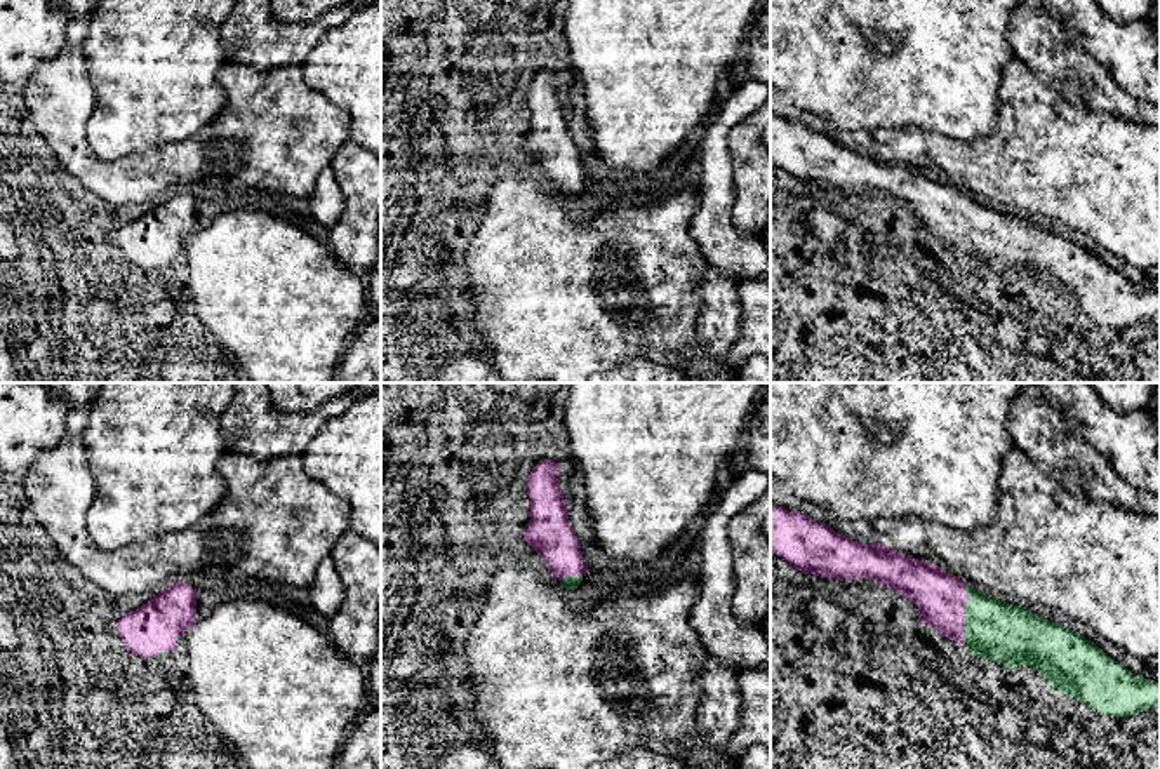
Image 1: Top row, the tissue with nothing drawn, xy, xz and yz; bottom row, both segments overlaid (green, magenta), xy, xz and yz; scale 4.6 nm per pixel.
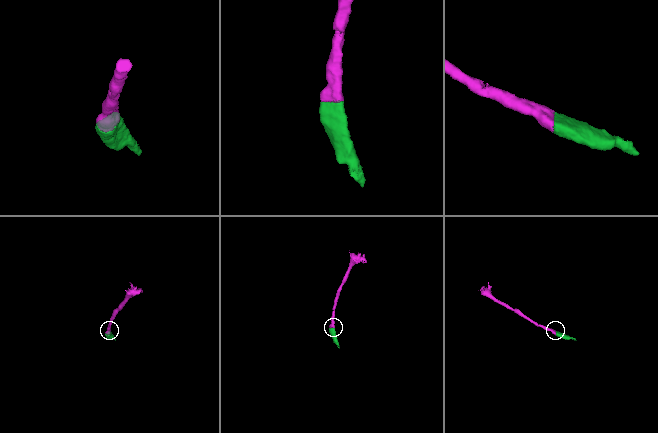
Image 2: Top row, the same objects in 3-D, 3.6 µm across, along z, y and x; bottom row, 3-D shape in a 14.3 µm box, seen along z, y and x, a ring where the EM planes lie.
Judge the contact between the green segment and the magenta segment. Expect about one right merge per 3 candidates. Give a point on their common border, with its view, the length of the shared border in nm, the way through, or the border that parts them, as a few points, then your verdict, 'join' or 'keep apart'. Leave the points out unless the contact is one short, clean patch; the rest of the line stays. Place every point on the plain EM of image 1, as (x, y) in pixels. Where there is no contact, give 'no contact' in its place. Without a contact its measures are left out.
contact yz (966, 227); length 280 nm; join

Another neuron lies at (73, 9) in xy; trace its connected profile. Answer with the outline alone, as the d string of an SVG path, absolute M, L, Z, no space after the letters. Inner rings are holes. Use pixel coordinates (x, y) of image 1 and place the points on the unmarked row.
M49 0L49 2L52 3L54 9L64 10L70 21L90 16L99 3L99 0Z

